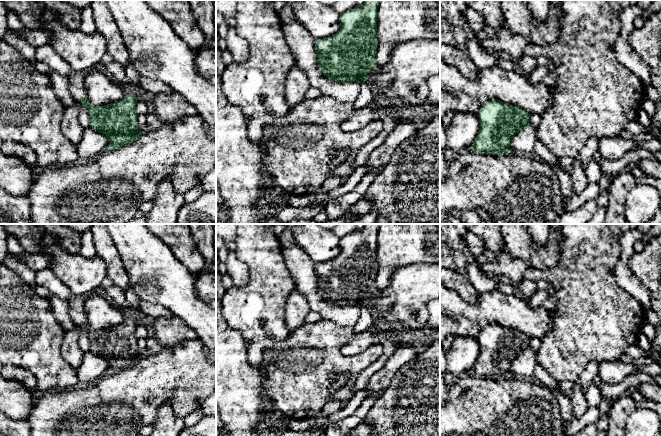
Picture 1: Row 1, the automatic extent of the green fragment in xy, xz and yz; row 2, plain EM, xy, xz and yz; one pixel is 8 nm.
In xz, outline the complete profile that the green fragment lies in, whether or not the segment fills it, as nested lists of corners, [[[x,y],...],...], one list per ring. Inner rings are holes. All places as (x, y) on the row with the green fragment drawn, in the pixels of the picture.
[[[365,0],[363,4],[340,14],[339,31],[327,38],[315,39],[318,70],[327,78],[339,83],[355,82],[361,83],[365,80],[367,73],[377,66],[375,59],[377,41],[377,8],[381,0]]]

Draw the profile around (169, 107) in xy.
[[[176,92],[153,95],[149,98],[149,105],[164,125],[197,114],[196,108]]]

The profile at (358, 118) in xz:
[[[373,104],[363,108],[353,109],[349,116],[342,122],[341,129],[343,132],[358,131],[378,119],[380,114],[381,109]]]

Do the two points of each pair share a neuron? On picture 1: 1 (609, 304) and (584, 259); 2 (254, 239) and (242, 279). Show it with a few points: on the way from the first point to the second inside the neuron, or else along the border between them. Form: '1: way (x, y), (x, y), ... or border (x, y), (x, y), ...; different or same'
1: way (598, 293), (585, 280), (585, 270); same
2: border (235, 244), (248, 271), (240, 287); different

